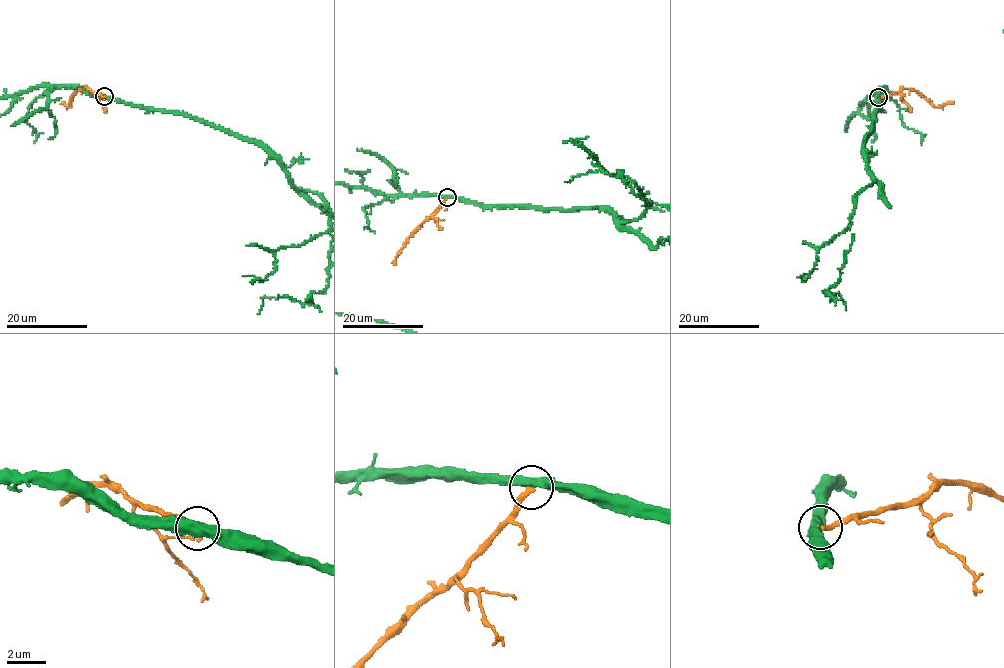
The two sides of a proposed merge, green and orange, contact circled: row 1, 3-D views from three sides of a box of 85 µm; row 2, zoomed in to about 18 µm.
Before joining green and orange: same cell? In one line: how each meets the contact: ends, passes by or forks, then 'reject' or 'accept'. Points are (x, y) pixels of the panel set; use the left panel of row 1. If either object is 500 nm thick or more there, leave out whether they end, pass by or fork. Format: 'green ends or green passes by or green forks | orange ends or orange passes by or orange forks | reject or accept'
green passes by | orange ends | reject

